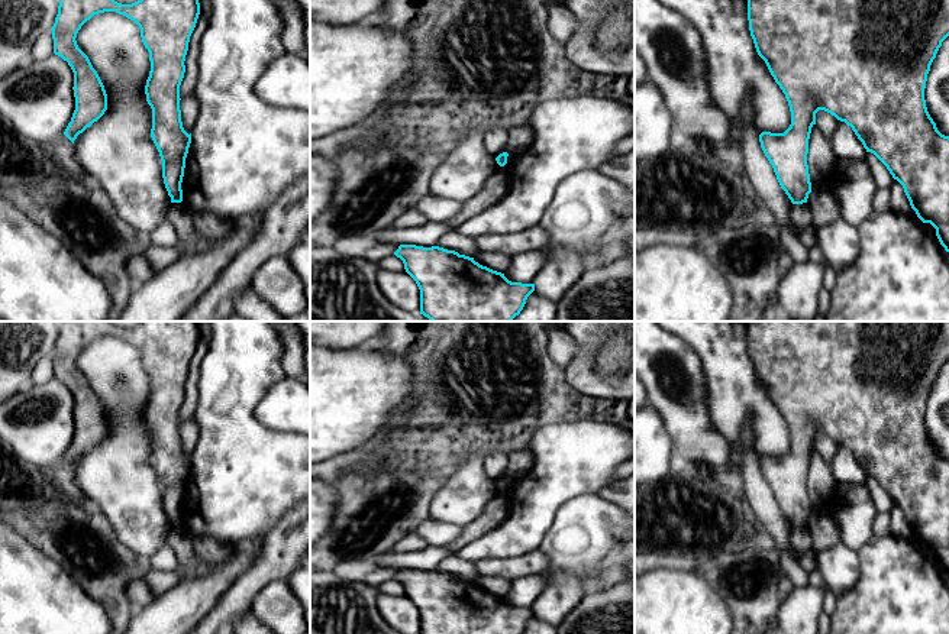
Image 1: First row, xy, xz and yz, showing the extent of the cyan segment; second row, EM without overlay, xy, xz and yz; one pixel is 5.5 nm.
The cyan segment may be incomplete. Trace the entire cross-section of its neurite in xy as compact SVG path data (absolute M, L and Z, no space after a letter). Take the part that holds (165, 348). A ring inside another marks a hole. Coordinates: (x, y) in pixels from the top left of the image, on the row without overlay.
M61 321L52 350L54 378L74 397L75 434L64 459L74 468L77 460L107 434L104 410L88 381L77 369L77 358L94 339L116 336L133 345L149 376L151 395L145 410L152 433L151 462L162 485L162 502L171 527L183 525L181 507L191 468L181 446L180 410L185 397L185 379L196 352L197 321L142 321L122 329L112 321Z

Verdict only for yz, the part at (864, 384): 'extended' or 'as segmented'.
as segmented

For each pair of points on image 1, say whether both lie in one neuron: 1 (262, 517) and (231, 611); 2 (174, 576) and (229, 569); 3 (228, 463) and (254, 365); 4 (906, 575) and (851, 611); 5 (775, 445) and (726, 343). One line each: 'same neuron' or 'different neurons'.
1: different neurons
2: different neurons
3: same neuron
4: same neuron
5: same neuron

